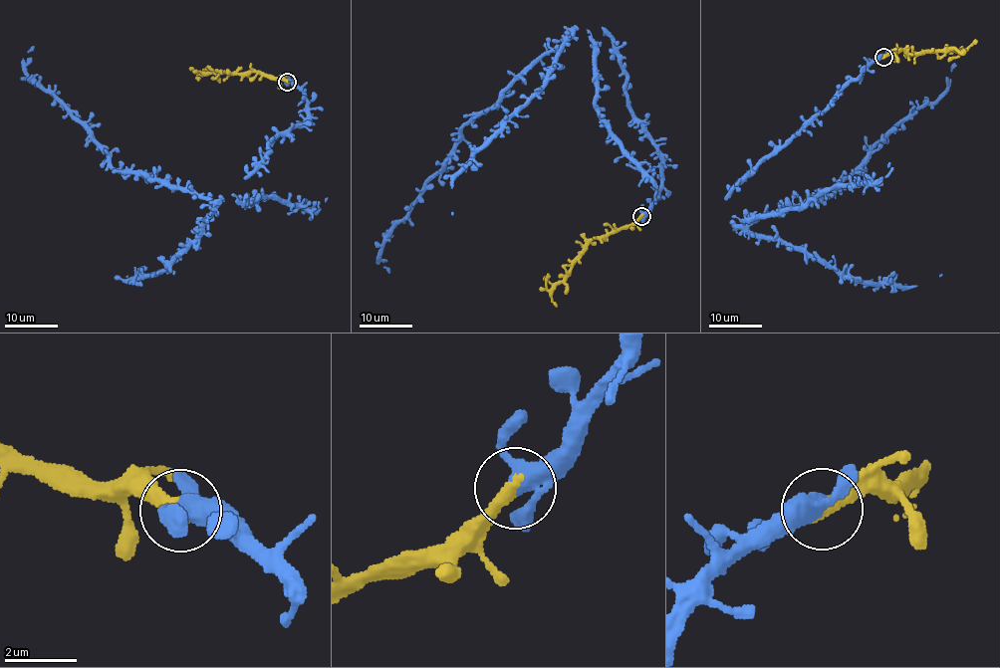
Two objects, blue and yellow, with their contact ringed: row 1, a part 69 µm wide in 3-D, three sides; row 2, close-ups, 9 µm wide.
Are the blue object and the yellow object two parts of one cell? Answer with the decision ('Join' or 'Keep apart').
Join

